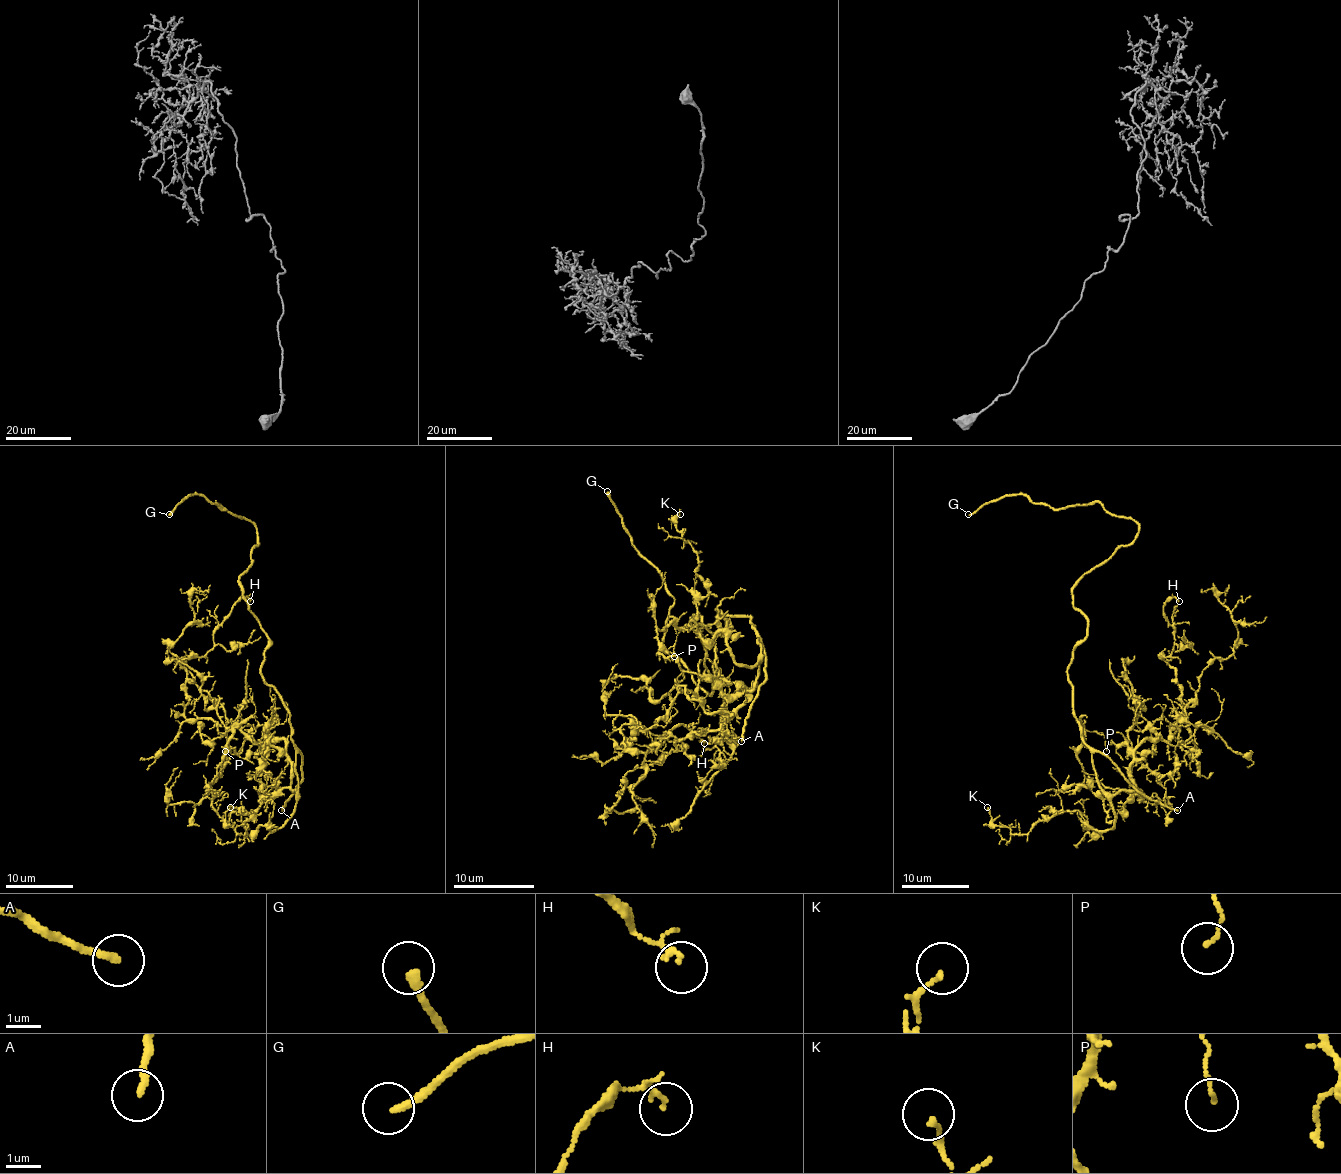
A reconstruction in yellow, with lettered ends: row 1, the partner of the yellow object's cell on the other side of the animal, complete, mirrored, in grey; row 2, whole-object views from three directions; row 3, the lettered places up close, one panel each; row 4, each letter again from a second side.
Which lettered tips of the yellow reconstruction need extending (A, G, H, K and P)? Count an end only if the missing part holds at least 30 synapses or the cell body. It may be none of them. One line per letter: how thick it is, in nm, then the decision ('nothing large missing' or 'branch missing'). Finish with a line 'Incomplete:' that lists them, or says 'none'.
A: calibre 200 nm; branch missing
G: calibre 220 nm; branch missing
H: calibre 100 nm; nothing large missing
K: calibre 110 nm; nothing large missing
P: calibre 100 nm; nothing large missing
Incomplete: A, G

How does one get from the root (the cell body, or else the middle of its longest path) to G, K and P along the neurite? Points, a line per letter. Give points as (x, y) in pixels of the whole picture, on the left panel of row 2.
G: (288, 713), (261, 672), (269, 640), (249, 610), (240, 582), (257, 545), (256, 526), (198, 494), (169, 514)
K: (288, 713), (293, 814), (274, 831), (249, 834), (244, 810), (254, 817), (239, 834), (225, 822), (230, 807)
P: (288, 713), (301, 781), (227, 822), (211, 803), (211, 780), (230, 730), (225, 751)

